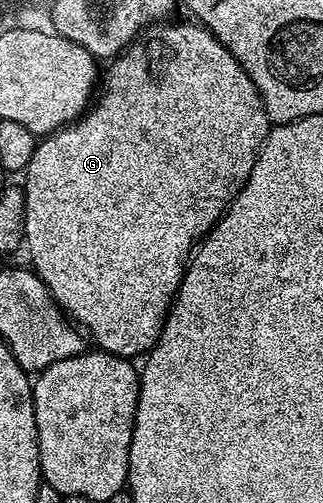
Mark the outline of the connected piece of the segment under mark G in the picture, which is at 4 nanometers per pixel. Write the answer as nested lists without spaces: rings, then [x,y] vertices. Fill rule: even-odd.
[[[191,21],[175,22],[153,25],[143,31],[123,52],[111,59],[107,63],[108,71],[105,74],[103,71],[98,93],[90,109],[81,114],[75,122],[68,123],[52,134],[43,135],[36,143],[34,156],[30,156],[27,170],[22,174],[26,196],[24,246],[32,257],[31,269],[35,270],[48,291],[56,297],[56,302],[69,319],[83,327],[90,338],[92,333],[93,340],[100,345],[97,347],[103,353],[129,360],[136,360],[139,354],[147,355],[156,346],[164,321],[168,319],[168,311],[176,299],[180,281],[184,278],[186,259],[193,253],[197,243],[224,215],[229,204],[236,199],[238,192],[246,184],[270,129],[262,96],[254,80],[250,80],[250,76],[242,68],[242,64],[238,64],[234,55],[203,26]]]

